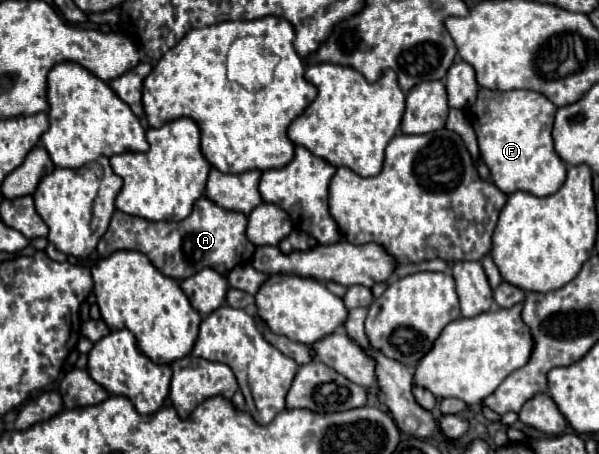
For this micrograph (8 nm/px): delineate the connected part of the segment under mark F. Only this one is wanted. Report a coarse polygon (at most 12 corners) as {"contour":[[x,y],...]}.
{"contour":[[480,89],[466,109],[494,185],[556,193],[556,105]]}

